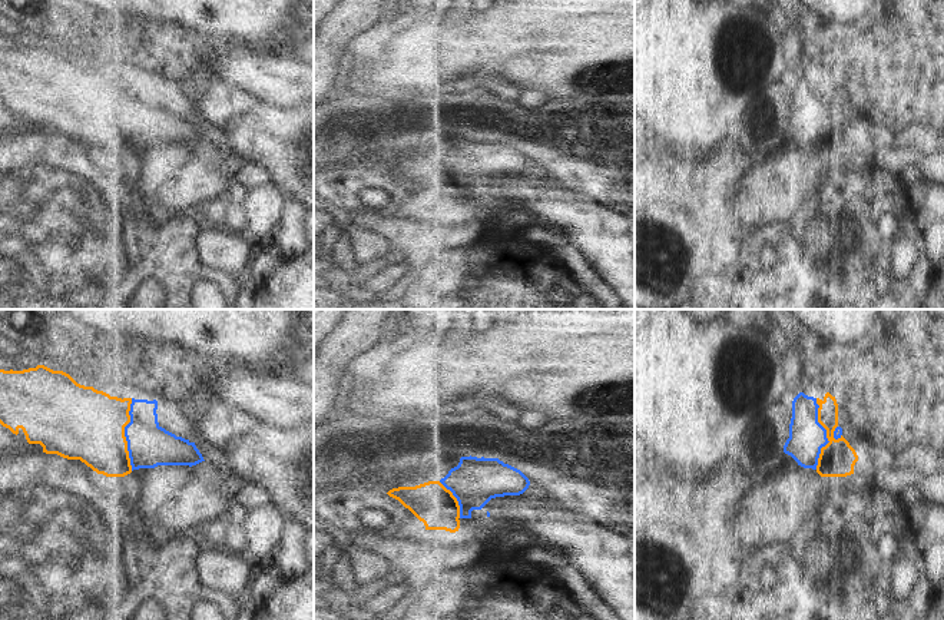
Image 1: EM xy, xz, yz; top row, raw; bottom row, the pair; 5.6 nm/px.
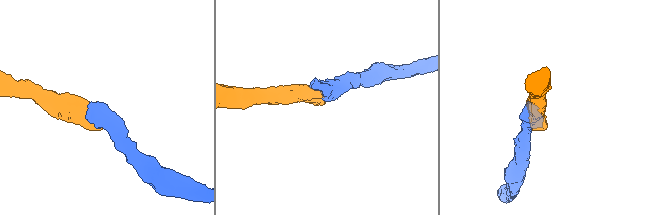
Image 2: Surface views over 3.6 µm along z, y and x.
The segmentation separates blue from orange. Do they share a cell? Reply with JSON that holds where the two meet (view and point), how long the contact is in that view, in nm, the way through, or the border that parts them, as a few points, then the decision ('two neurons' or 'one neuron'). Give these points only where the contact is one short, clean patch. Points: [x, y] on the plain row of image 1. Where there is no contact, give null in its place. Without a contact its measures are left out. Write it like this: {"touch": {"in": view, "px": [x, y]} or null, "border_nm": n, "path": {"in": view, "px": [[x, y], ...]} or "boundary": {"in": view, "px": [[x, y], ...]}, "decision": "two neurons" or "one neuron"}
{"touch": {"in": "xy", "px": [125, 113]}, "border_nm": 400, "decision": "one neuron"}

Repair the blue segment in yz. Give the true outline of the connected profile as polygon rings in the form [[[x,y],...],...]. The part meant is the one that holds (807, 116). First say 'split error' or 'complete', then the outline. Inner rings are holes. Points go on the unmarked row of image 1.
split error; [[[799,72],[792,80],[789,117],[784,132],[798,145],[815,149],[821,156],[854,153],[855,129],[838,105],[838,83],[829,72],[822,79]]]

